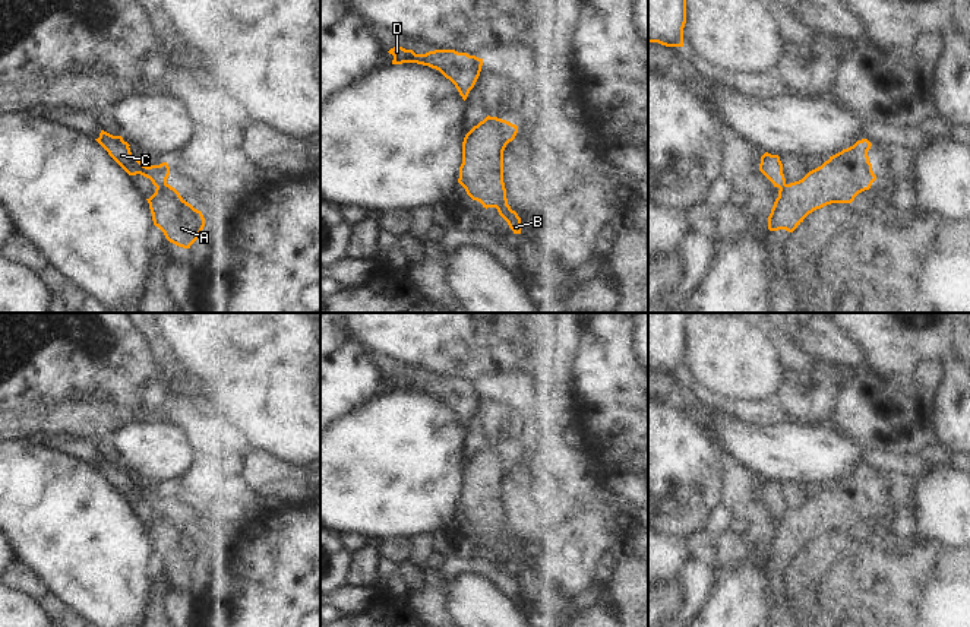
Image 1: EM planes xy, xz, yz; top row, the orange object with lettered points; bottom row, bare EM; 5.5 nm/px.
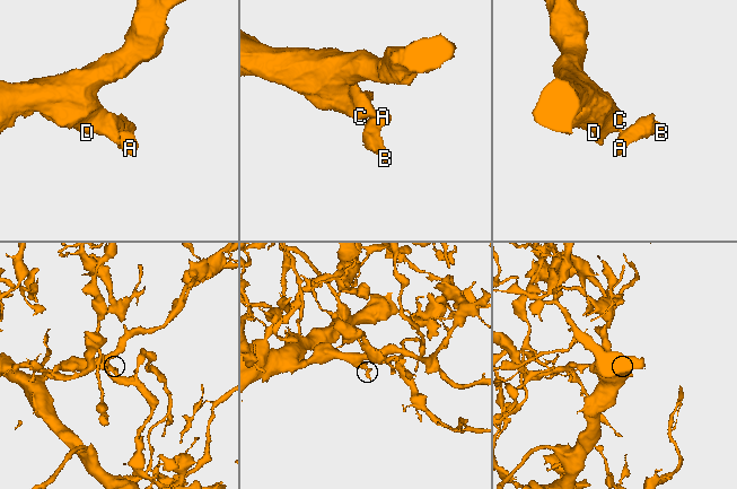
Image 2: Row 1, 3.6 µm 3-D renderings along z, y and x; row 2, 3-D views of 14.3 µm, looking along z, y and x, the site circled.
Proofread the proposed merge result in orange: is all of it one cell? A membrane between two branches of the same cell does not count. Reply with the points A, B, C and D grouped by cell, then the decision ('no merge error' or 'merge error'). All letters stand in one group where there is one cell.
groups A B / C D; merge error

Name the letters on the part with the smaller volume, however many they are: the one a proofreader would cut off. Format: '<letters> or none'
A, B

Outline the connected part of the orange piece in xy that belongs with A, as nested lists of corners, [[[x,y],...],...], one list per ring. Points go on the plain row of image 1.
[[[170,512],[157,514],[146,528],[154,552],[164,560],[165,566],[178,574],[190,576],[205,554],[202,539],[187,531]]]

